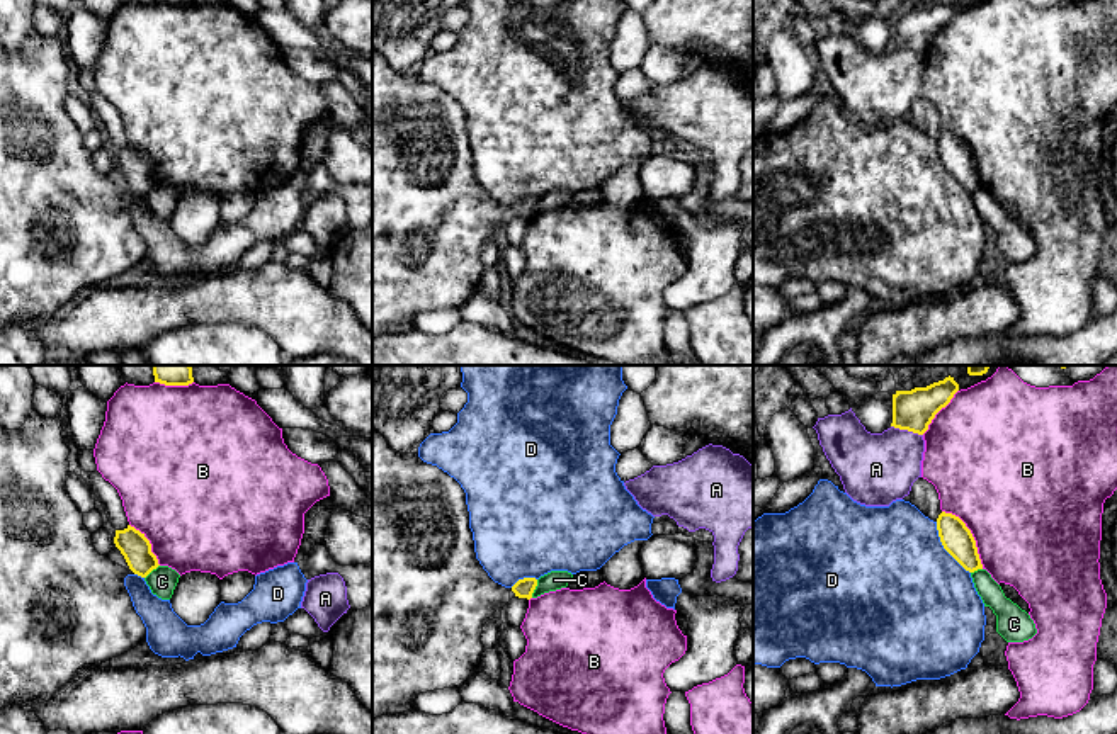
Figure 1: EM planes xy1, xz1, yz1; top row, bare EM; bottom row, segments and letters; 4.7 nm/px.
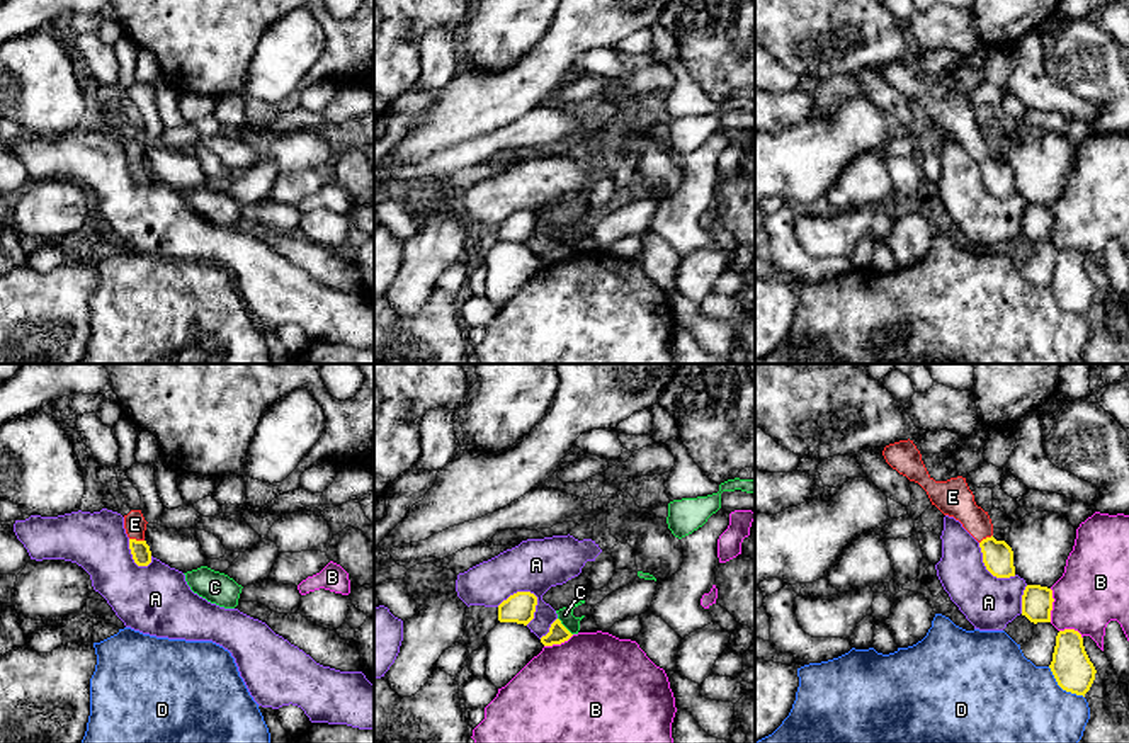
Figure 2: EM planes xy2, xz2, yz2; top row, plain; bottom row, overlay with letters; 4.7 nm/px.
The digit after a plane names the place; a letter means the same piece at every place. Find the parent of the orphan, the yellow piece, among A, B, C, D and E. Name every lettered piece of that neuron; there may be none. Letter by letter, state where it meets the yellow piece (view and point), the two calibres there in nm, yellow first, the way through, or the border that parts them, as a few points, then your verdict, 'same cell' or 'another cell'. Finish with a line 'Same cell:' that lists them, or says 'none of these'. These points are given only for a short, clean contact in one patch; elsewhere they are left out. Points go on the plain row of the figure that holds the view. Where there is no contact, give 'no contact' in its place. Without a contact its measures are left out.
A: xz2 (517, 211) | 140/260 nm | another cell
B: yz1 (971, 155) | 150/480 nm | another cell
C: xz1 (534, 208) | 90/90 nm | another cell
D: yz1 (944, 167) | 150/500 nm | along yz1 (935, 141), (941, 163), (969, 192) | another cell
E: xy2 (135, 158) | 90/110 nm | across xy2 (141, 174), (135, 158), (135, 143) | same cell
Same cell: E

